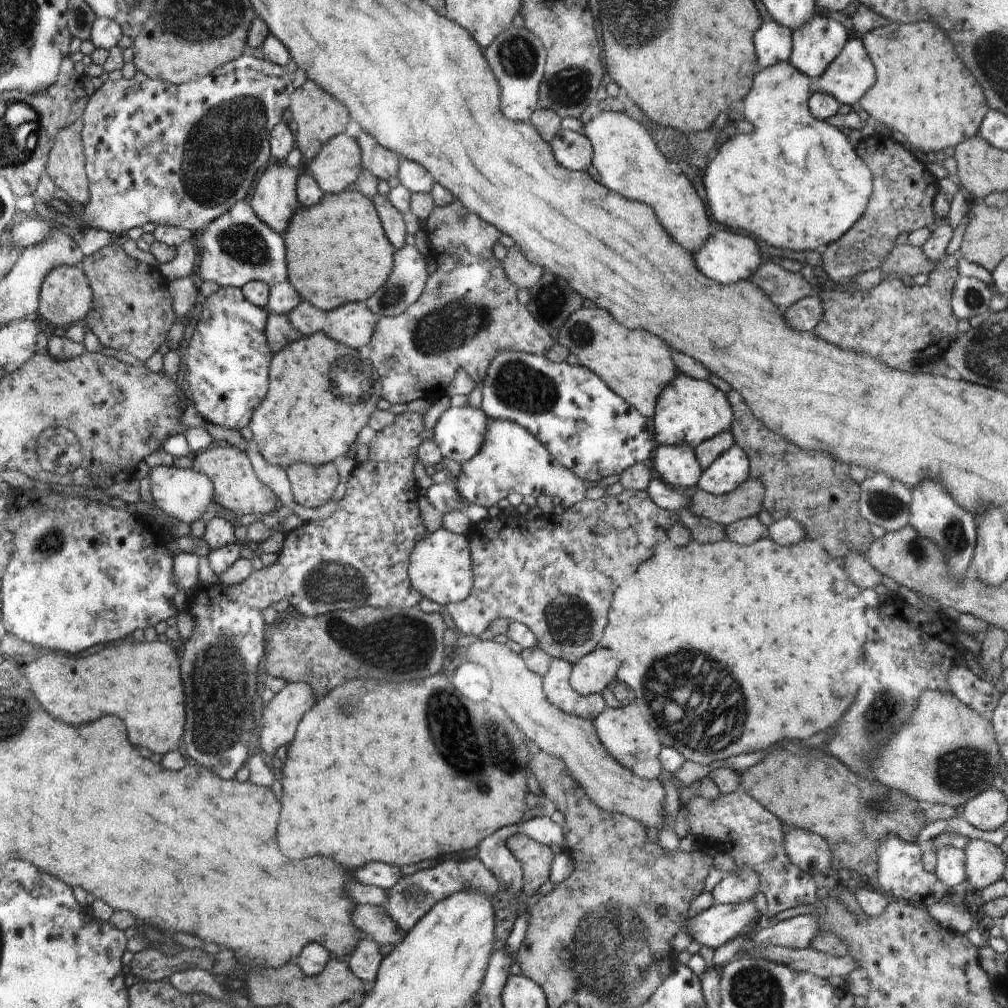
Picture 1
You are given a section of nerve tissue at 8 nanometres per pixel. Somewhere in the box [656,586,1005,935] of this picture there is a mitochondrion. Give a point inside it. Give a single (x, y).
(962, 771)

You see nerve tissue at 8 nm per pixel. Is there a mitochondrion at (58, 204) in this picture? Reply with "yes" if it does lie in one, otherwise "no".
yes

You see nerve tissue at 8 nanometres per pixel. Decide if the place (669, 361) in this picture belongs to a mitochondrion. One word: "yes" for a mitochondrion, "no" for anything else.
no

